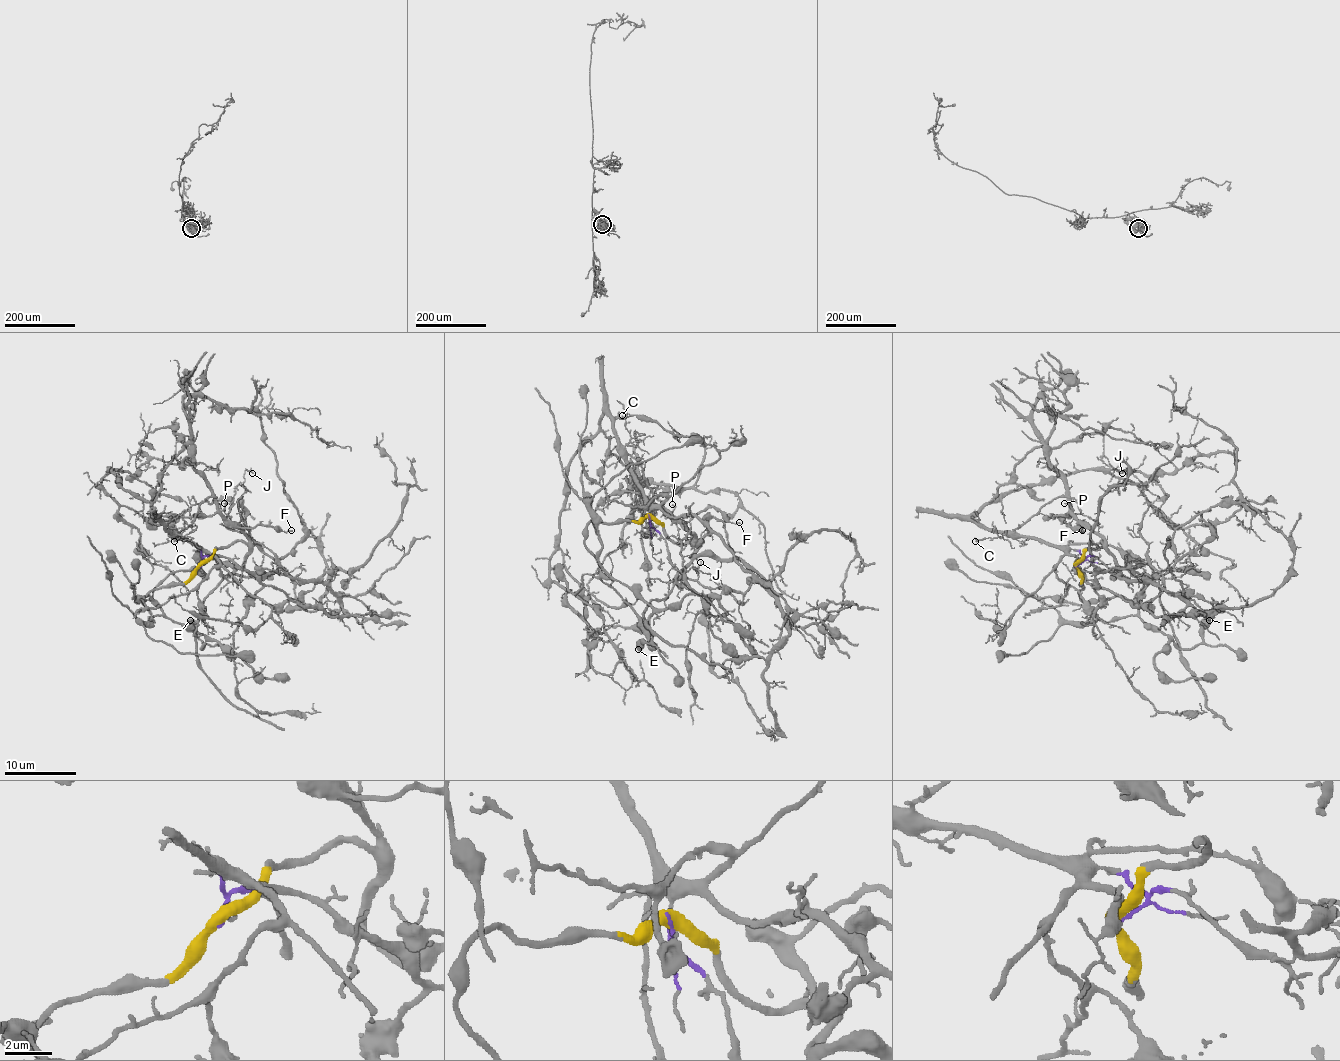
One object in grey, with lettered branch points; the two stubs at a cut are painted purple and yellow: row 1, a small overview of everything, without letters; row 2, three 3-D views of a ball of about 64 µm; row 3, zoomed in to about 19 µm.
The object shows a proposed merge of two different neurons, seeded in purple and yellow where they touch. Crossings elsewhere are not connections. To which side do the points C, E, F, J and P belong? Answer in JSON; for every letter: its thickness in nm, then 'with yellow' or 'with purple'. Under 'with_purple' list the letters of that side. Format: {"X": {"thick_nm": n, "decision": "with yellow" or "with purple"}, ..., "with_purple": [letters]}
{"C": {"thick_nm": 120, "decision": "with purple"}, "E": {"thick_nm": 600, "decision": "with yellow"}, "F": {"thick_nm": 120, "decision": "with yellow"}, "J": {"thick_nm": 130, "decision": "with yellow"}, "P": {"thick_nm": 130, "decision": "with yellow"}, "with_purple": ["C"]}

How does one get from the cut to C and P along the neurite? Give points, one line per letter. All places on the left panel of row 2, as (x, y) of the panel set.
C: (200, 565), (200, 549), (179, 535), (182, 537), (173, 540)
P: (200, 565), (216, 549), (247, 539), (222, 513), (223, 503)

